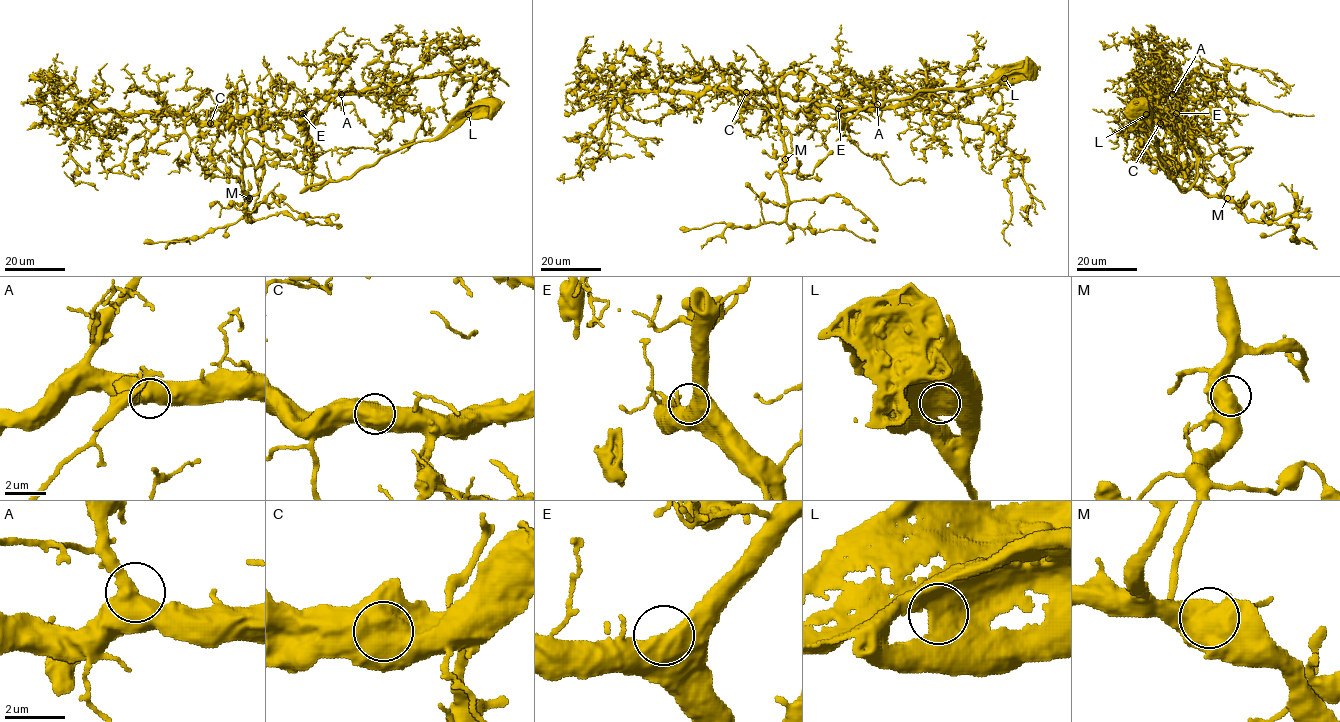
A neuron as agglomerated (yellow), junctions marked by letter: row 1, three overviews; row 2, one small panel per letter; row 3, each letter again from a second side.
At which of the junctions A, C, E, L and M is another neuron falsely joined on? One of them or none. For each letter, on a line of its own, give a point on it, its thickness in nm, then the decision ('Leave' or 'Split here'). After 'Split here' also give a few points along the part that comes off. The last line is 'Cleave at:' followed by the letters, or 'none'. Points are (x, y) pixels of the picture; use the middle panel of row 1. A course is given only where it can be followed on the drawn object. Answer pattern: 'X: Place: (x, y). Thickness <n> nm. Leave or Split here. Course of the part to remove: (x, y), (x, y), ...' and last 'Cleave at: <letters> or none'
A: Place: (877, 104). Thickness 550 nm. Leave
C: Place: (746, 92). Thickness 1500 nm. Leave
E: Place: (838, 108). Thickness 750 nm. Leave
L: Place: (1004, 78). Thickness 900 nm. Leave
M: Place: (785, 159). Thickness 950 nm. Leave
Cleave at: none

